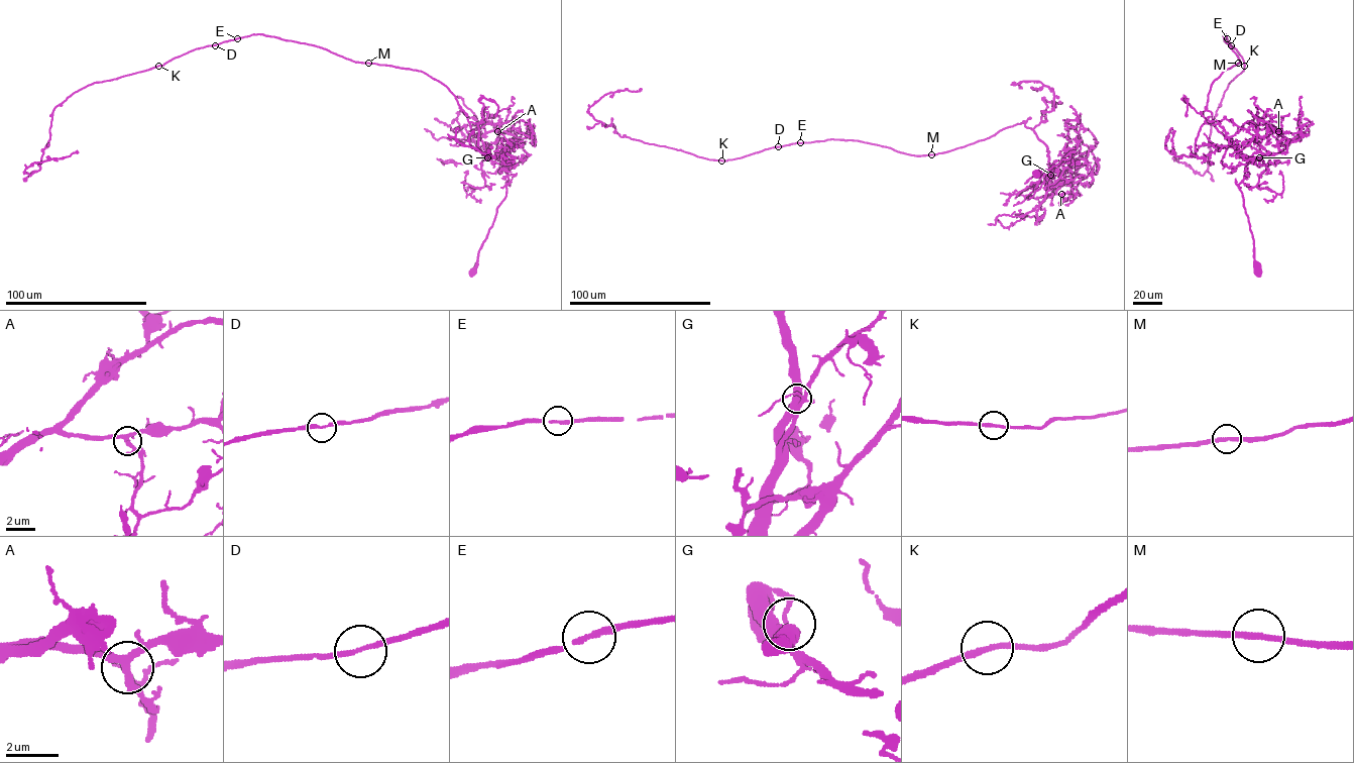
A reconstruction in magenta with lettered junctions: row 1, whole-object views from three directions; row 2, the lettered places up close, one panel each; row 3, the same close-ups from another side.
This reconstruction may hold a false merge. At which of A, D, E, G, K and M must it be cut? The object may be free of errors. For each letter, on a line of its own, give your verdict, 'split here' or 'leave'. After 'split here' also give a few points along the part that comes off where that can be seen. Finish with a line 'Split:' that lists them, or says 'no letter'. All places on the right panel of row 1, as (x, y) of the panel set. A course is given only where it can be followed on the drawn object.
A: leave
D: leave
E: leave
G: leave
K: leave
M: leave
Split: no letter

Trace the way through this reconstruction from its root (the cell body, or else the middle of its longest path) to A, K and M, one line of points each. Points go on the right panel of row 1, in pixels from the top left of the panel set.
A: (1258, 271), (1253, 239), (1238, 184), (1248, 164), (1263, 155), (1278, 153), (1287, 144), (1278, 131)
K: (1258, 271), (1238, 184), (1259, 158), (1240, 157), (1207, 107), (1212, 83), (1240, 62), (1224, 34), (1244, 66)
M: (1258, 271), (1238, 184), (1245, 166), (1259, 158), (1240, 157), (1214, 125), (1207, 107), (1212, 83), (1238, 63)

